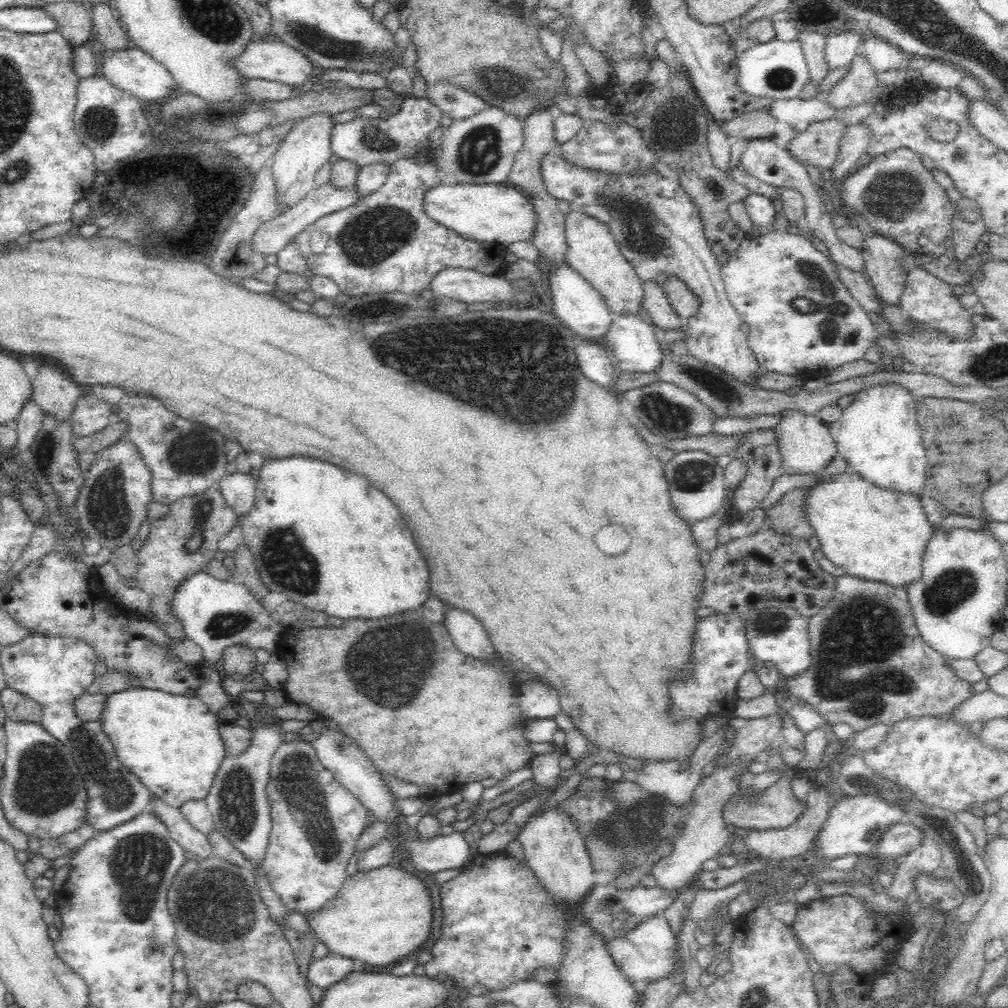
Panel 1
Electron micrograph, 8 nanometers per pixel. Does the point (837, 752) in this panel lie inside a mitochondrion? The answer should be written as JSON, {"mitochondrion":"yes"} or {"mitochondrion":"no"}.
{"mitochondrion":"no"}

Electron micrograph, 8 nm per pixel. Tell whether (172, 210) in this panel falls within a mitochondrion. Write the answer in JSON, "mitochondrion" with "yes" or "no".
{"mitochondrion":"yes"}

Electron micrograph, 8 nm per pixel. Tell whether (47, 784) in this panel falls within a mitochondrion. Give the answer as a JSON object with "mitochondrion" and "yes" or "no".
{"mitochondrion":"yes"}

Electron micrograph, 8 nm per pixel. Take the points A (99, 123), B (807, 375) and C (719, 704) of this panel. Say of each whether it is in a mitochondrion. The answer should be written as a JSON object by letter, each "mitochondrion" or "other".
{"A":"mitochondrion","B":"other","C":"other"}

